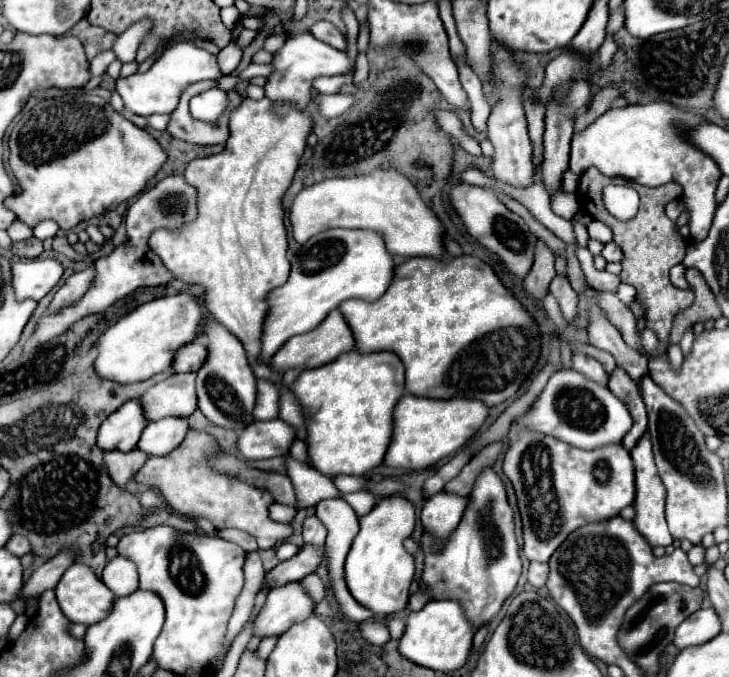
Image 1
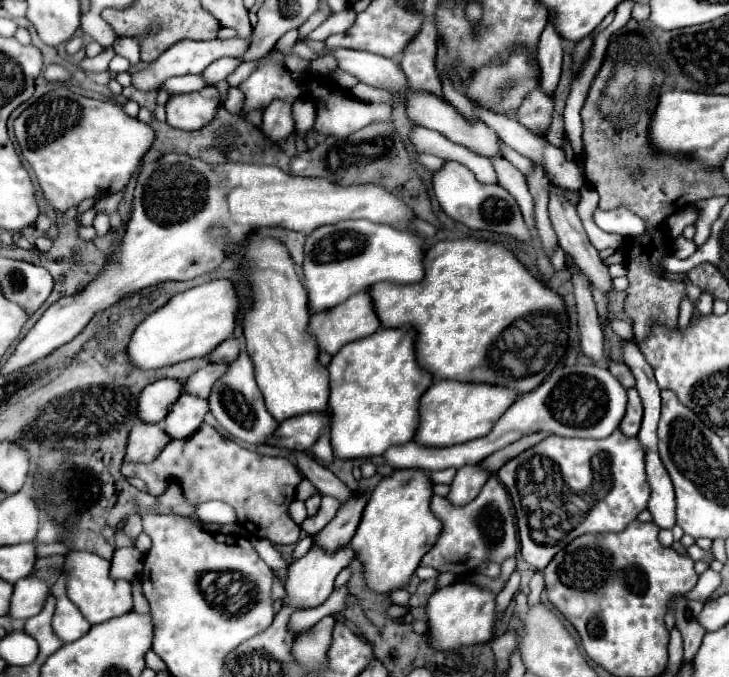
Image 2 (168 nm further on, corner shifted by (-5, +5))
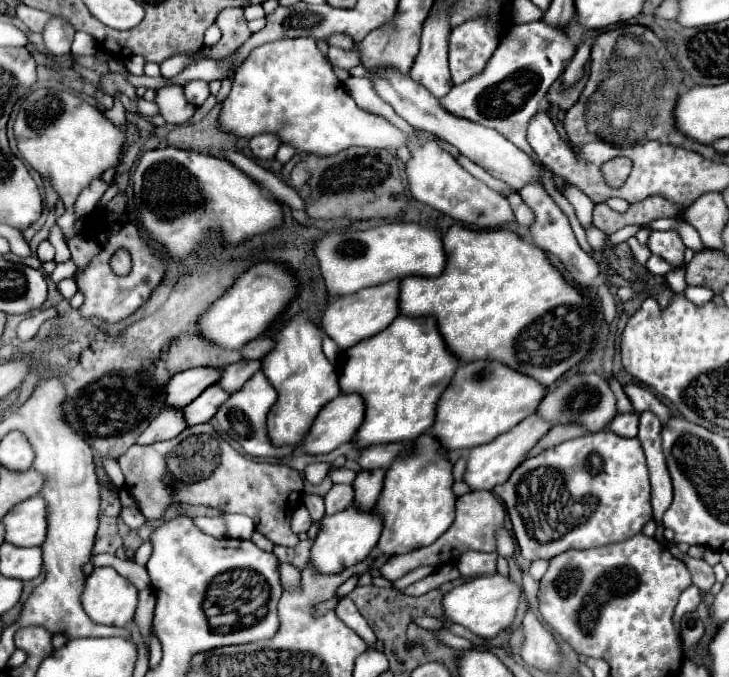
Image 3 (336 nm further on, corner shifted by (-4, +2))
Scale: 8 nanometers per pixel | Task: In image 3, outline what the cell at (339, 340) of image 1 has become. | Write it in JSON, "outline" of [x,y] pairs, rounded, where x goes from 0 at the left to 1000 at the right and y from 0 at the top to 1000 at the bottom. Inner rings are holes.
{"outline":[[[540,412],[538,418],[524,418],[521,424],[505,424],[505,430],[494,430],[494,436],[477,436],[477,442],[461,442],[450,451],[450,456],[442,465],[442,489],[466,513],[466,516],[477,516],[483,510],[488,510],[491,504],[499,504],[521,489],[527,489],[527,483],[532,483],[543,468],[546,468],[546,418],[549,412]]]}

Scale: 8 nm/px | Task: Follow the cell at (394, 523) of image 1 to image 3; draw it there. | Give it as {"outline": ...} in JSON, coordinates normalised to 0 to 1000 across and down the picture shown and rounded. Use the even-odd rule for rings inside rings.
{"outline":[[[584,640],[571,651],[571,666],[565,666],[565,672],[543,678],[543,684],[529,696],[524,728],[513,746],[516,758],[524,761],[519,811],[529,823],[554,820],[593,805],[620,775],[626,740],[620,728],[620,696],[615,681],[598,678],[598,666],[604,663],[604,654]]]}

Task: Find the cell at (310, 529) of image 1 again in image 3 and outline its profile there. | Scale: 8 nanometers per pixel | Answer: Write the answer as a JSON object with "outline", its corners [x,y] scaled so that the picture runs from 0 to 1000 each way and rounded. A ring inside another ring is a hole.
{"outline":[[[458,716],[444,734],[447,761],[458,761],[458,758],[472,755],[483,743],[483,734],[486,734],[486,725],[480,716]]]}

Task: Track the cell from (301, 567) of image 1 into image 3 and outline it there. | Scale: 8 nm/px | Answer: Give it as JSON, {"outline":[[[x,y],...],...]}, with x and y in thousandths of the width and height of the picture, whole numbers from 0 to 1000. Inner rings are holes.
{"outline":[[[494,696],[483,713],[486,719],[483,746],[491,755],[510,752],[524,725],[524,710],[527,710],[527,696]]]}

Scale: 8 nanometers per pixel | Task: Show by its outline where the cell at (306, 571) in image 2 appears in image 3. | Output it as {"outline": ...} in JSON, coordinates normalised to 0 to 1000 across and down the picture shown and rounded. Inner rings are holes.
{"outline":[[[477,749],[472,758],[461,758],[453,764],[447,761],[436,773],[439,773],[439,781],[425,811],[422,838],[439,849],[464,849],[466,843],[499,829],[505,817],[516,808],[521,784],[524,784],[524,767],[519,761],[513,761],[510,755],[494,758],[486,749]]]}

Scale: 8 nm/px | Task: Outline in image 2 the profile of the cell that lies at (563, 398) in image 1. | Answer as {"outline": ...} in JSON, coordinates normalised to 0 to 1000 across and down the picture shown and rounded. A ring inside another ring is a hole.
{"outline":[[[786,538],[764,541],[748,564],[731,579],[717,582],[676,629],[676,635],[654,650],[613,659],[613,662],[588,662],[564,650],[558,656],[536,659],[525,677],[528,688],[536,691],[583,691],[583,694],[608,694],[608,691],[632,691],[638,685],[657,685],[665,674],[704,656],[715,644],[734,638],[759,638],[775,647],[833,647],[841,635],[849,632],[849,623],[857,612],[860,576],[844,561],[844,555],[822,538]]]}

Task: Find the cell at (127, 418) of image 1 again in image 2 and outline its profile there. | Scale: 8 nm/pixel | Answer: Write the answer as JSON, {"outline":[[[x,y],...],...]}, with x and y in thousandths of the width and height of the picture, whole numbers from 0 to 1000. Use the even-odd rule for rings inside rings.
{"outline":[[[215,561],[204,567],[191,588],[191,620],[207,626],[221,623],[248,582],[248,561]]]}

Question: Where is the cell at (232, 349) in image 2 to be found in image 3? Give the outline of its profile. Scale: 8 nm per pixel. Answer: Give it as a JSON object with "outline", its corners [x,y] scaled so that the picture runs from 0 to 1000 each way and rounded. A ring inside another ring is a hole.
{"outline":[[[354,498],[354,501],[346,501],[340,504],[329,521],[332,521],[332,530],[359,530],[368,518],[373,516],[373,501],[370,498]]]}

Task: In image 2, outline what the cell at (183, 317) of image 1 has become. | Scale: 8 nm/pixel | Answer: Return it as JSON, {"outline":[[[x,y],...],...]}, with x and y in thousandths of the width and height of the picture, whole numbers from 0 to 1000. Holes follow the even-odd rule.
{"outline":[[[292,414],[237,437],[226,452],[204,464],[182,490],[177,505],[180,538],[207,547],[284,526],[298,508],[303,508],[303,502],[320,496],[328,449],[331,446],[317,414]]]}

